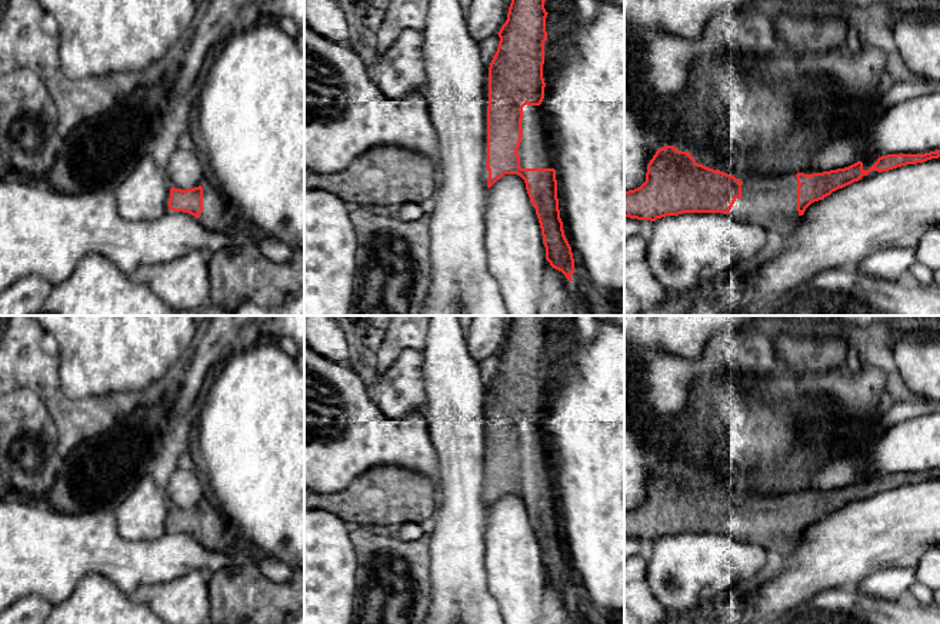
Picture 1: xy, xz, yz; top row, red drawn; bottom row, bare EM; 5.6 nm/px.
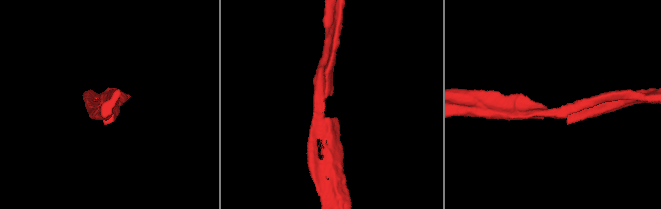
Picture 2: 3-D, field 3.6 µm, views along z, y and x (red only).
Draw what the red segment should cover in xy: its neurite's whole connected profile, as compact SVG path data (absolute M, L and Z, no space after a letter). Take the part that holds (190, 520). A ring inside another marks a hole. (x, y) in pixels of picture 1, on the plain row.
M209 501L194 508L170 508L169 530L194 535L210 550L227 545L227 523L221 513Z

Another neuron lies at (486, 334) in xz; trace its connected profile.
M474 316L466 333L469 354L481 361L497 354L507 340L513 316Z

